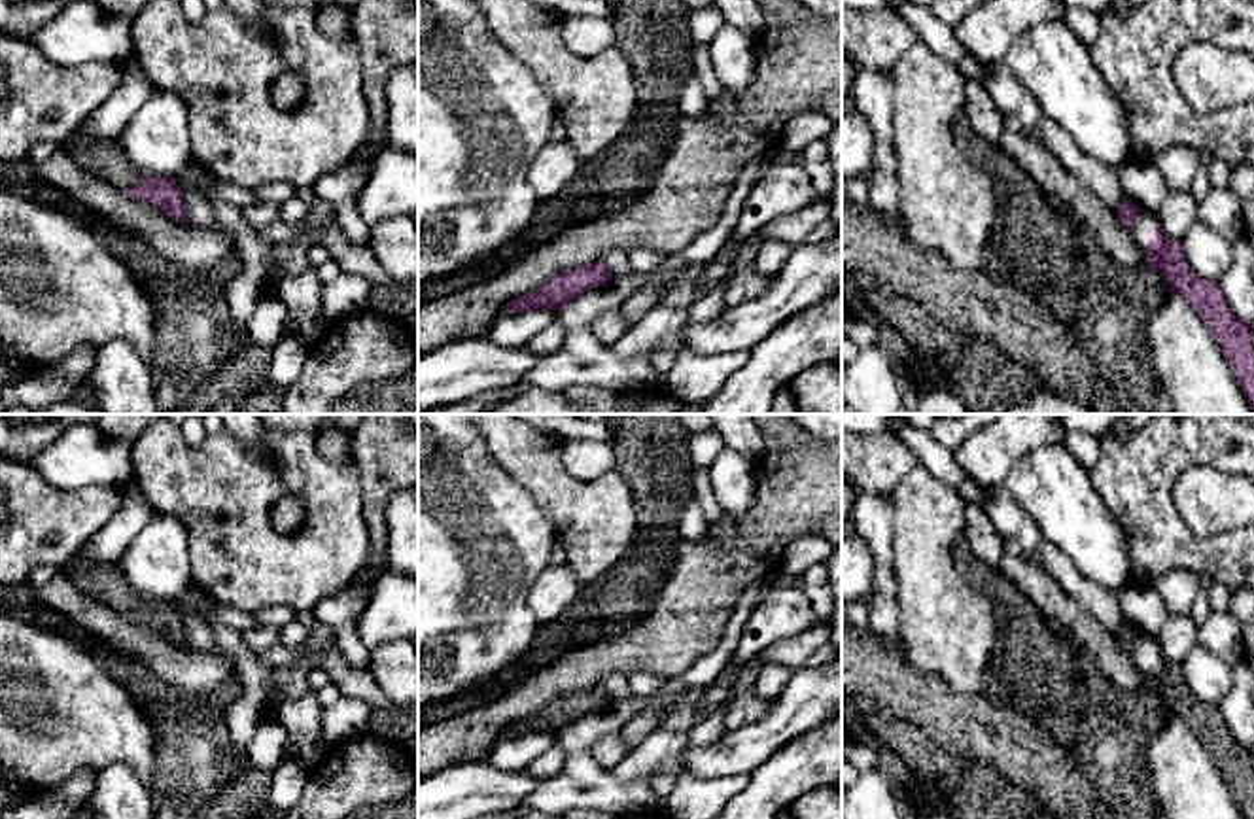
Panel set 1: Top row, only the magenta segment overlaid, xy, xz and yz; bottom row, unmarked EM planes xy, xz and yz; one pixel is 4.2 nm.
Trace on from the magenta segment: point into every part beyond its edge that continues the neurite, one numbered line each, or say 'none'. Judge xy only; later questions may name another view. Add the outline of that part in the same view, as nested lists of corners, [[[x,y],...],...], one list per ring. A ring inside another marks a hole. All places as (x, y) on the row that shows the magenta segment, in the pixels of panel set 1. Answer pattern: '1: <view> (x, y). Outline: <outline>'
1: xy (104, 159). Outline: [[[76,131],[64,144],[76,163],[87,172],[127,191],[142,183],[144,172],[134,168],[123,155],[119,140],[102,142]]]

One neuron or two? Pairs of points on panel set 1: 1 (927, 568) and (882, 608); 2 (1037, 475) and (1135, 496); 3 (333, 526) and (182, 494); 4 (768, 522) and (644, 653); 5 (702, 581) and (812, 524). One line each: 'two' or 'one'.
1: two
2: two
3: one
4: one
5: one

